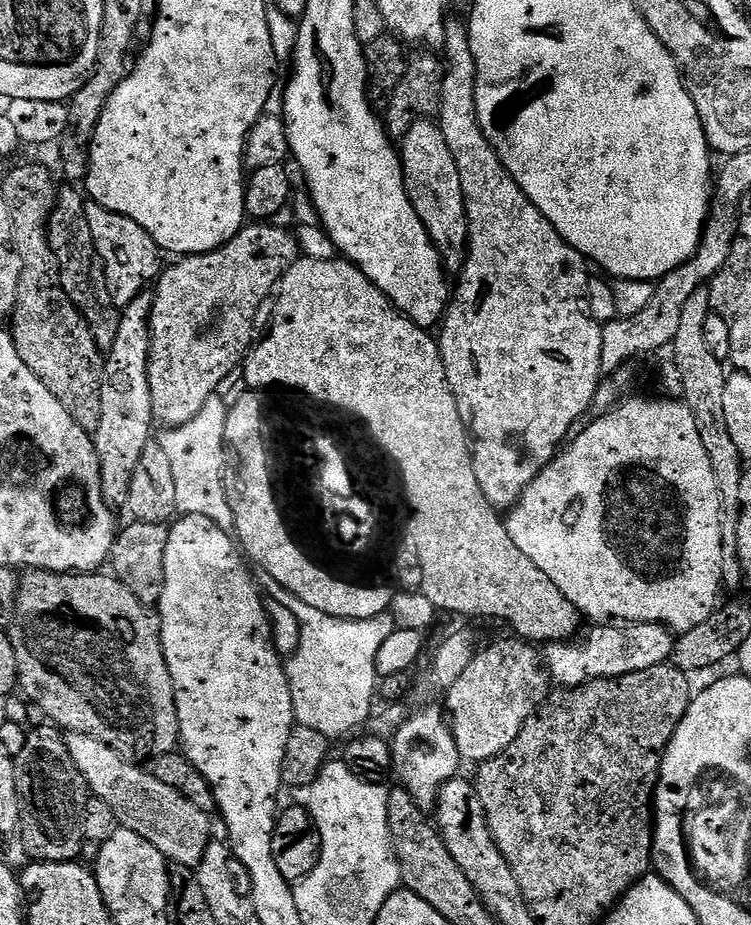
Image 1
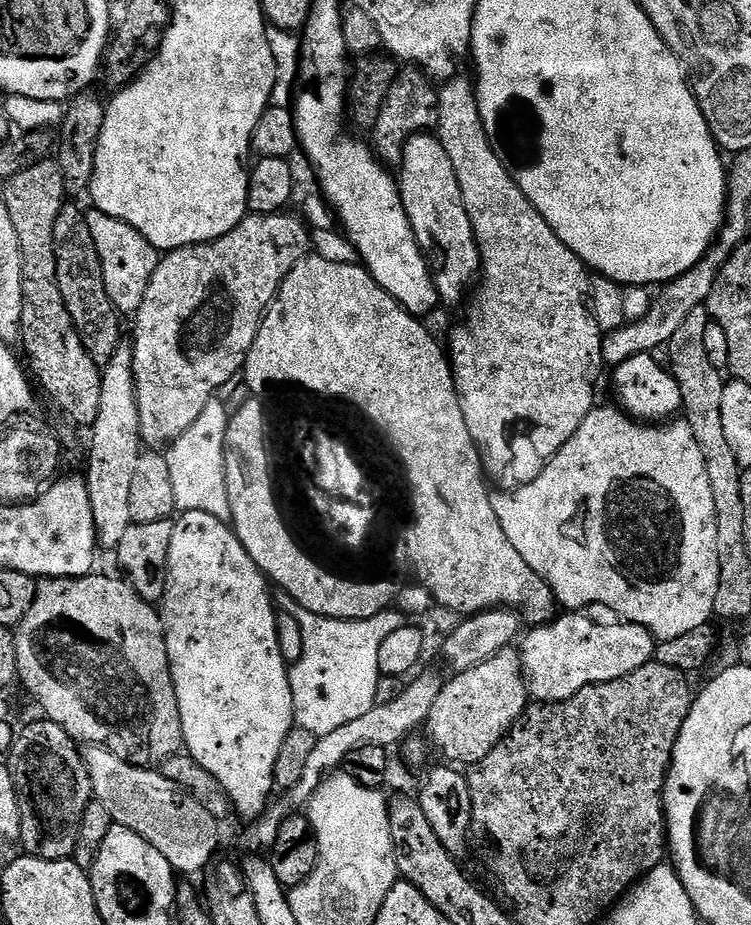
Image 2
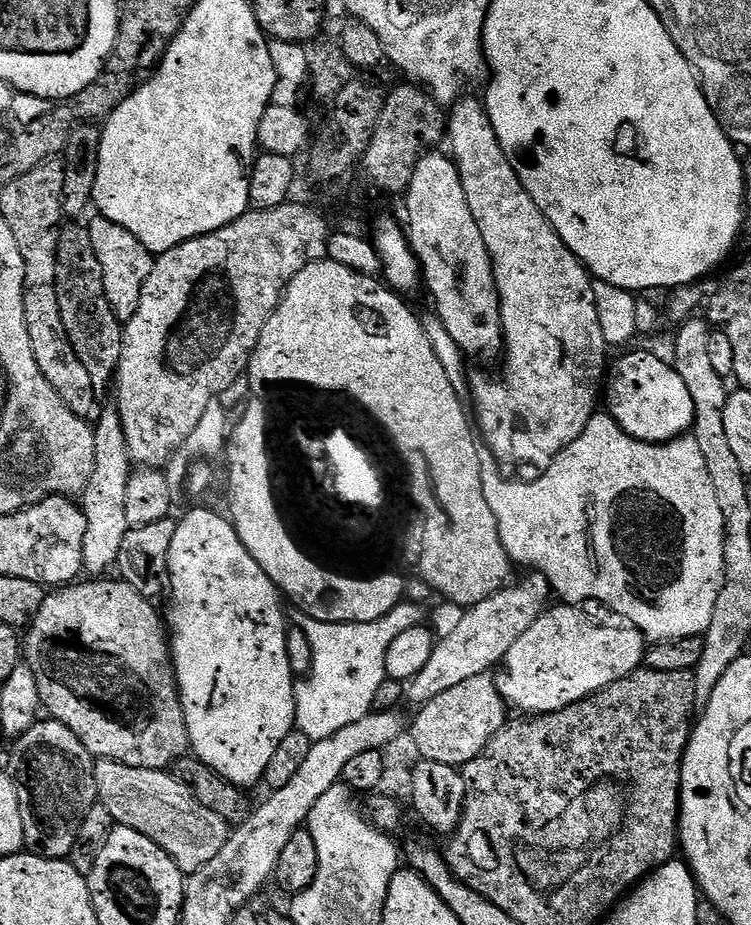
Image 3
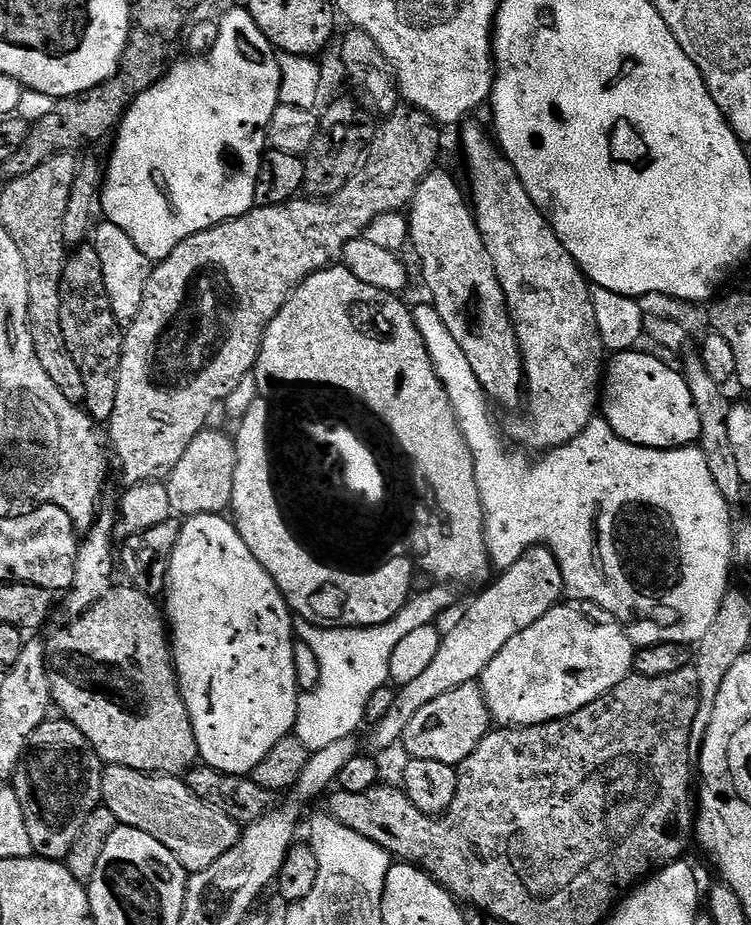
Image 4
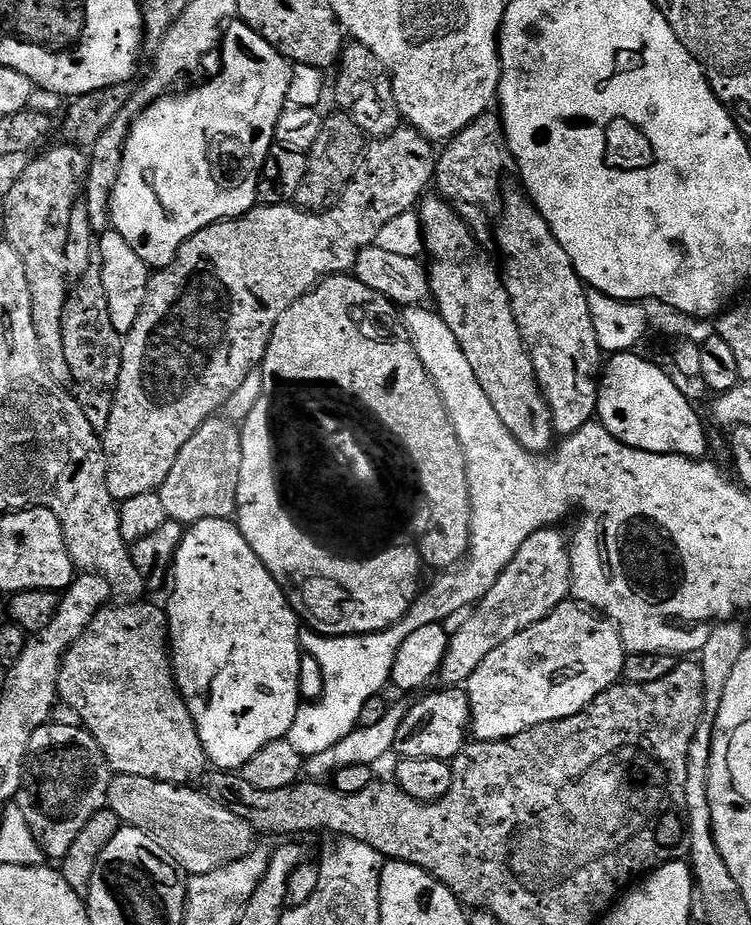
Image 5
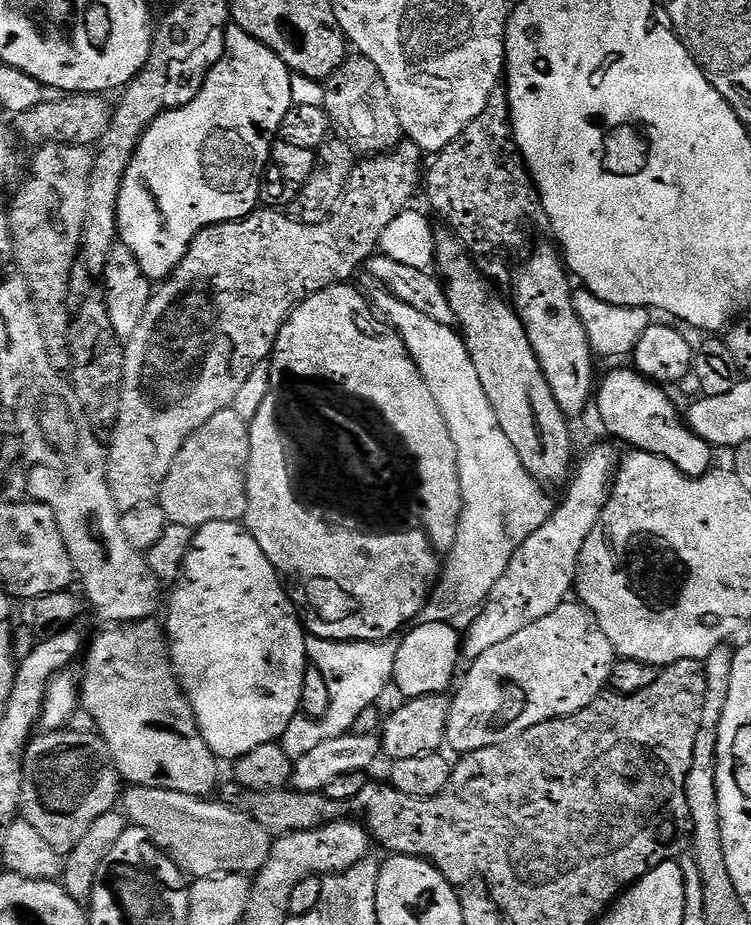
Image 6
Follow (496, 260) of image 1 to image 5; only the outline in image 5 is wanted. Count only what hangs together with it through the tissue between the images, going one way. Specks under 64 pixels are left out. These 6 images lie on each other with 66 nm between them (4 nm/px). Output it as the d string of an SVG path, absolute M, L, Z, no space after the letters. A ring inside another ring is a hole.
M523 191L503 193L502 211L494 224L494 236L495 232L496 244L504 255L504 264L502 263L504 285L510 294L518 330L522 334L525 346L528 347L528 353L532 356L540 391L544 393L548 403L552 427L561 437L573 436L582 426L593 423L602 371L598 334L594 334L594 318L590 318L589 289L574 270L570 254L566 254L558 238L554 238L546 218L542 218L542 214Z

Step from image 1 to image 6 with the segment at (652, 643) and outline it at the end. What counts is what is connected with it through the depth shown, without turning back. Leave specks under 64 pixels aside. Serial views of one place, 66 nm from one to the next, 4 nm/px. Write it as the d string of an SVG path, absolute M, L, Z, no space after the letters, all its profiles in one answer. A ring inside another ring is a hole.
M565 602L554 610L554 614L538 618L538 622L526 626L526 630L518 630L518 634L486 650L486 654L467 665L468 673L464 681L462 676L460 689L459 684L455 689L456 697L453 695L450 700L447 747L452 747L456 754L482 750L486 746L506 742L522 734L522 730L530 730L530 726L538 726L559 716L573 716L578 710L590 706L590 702L594 702L609 687L608 679L617 659L615 646L592 611L579 602Z

